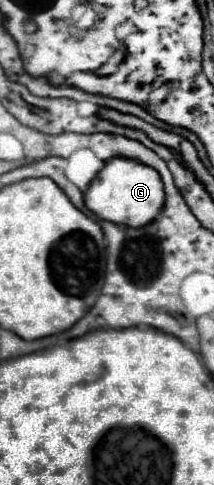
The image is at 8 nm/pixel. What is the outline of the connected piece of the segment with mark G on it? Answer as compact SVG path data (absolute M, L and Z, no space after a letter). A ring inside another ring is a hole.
M115 157L105 163L105 167L97 173L97 177L91 181L89 189L83 195L85 205L89 211L93 211L99 219L125 225L125 227L143 227L155 219L155 215L161 211L165 193L163 183L159 179L159 173L143 163L137 163L133 159Z

